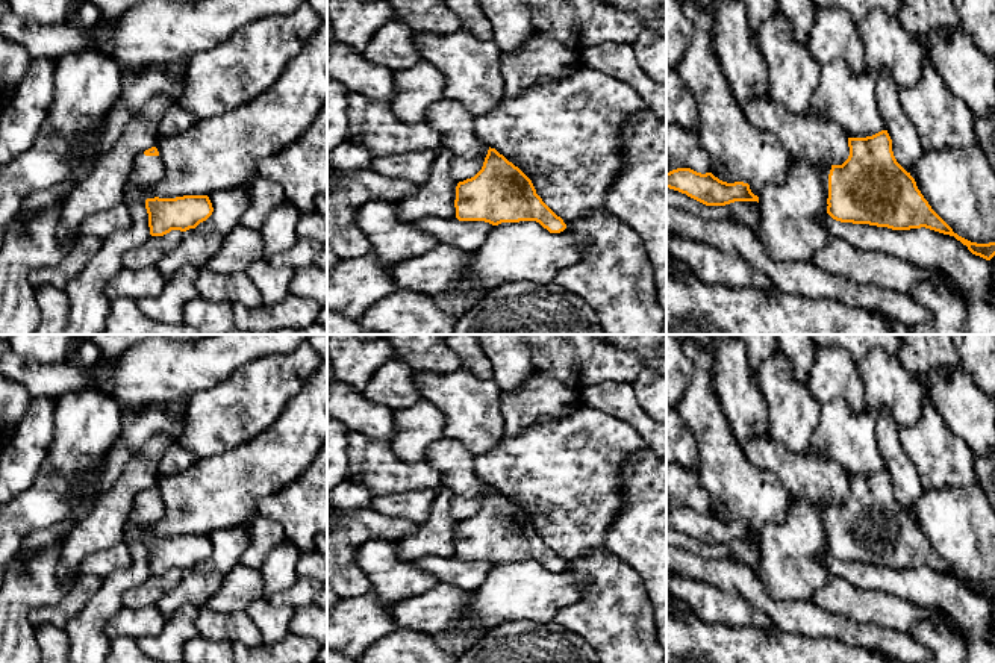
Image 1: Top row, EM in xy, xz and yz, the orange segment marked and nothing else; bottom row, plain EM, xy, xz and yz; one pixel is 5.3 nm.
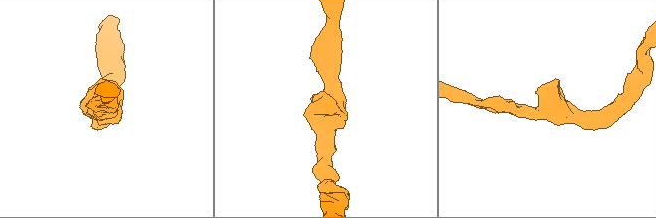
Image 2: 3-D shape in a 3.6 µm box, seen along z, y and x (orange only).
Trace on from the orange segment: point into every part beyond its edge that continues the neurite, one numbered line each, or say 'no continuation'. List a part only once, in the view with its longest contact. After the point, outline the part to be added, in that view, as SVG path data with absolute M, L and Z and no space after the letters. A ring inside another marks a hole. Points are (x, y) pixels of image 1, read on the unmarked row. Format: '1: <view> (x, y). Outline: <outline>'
1: yz (824, 513). Outline: M825 506L819 513L821 522L825 528L825 548L827 548L827 537L828 537L828 513L830 513L831 506Z

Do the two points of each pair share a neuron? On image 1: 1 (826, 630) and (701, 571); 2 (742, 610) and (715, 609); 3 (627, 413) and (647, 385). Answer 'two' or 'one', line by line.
1: one
2: one
3: two

